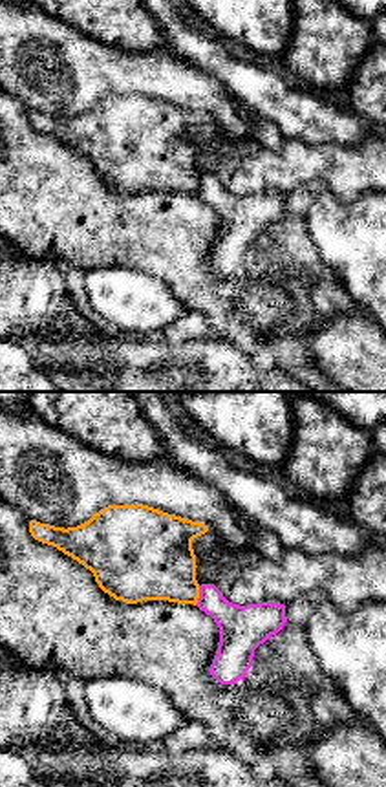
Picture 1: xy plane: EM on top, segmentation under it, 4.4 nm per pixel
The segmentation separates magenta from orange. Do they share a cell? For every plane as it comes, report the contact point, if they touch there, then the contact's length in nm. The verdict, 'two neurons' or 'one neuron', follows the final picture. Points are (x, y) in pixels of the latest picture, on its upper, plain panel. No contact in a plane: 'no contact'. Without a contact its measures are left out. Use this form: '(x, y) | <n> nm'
(200, 185) | 90 nm

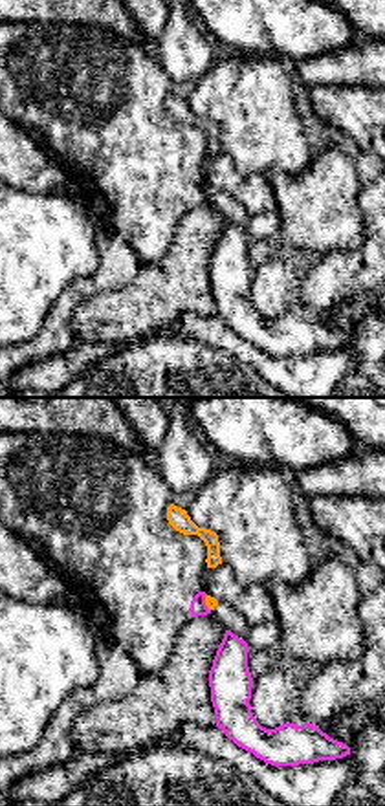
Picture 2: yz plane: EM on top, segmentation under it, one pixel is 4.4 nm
(204, 193) | 80 nm

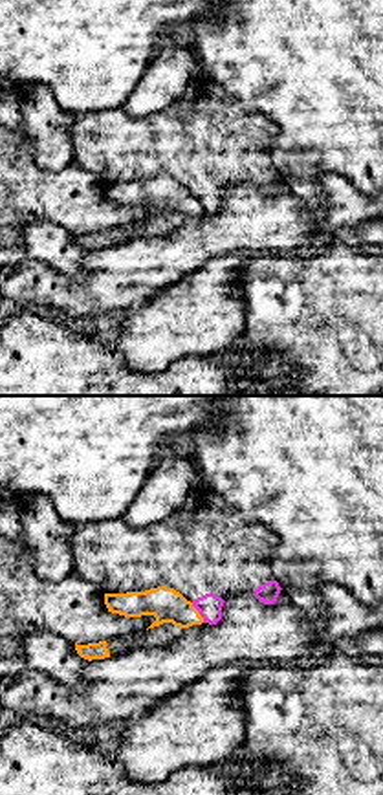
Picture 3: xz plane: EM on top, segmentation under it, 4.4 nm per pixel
(198, 200) | 110 nm

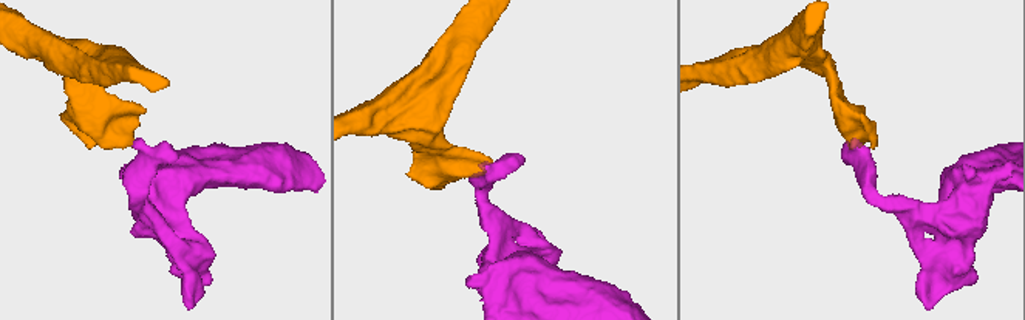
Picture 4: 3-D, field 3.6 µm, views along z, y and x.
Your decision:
two neurons

